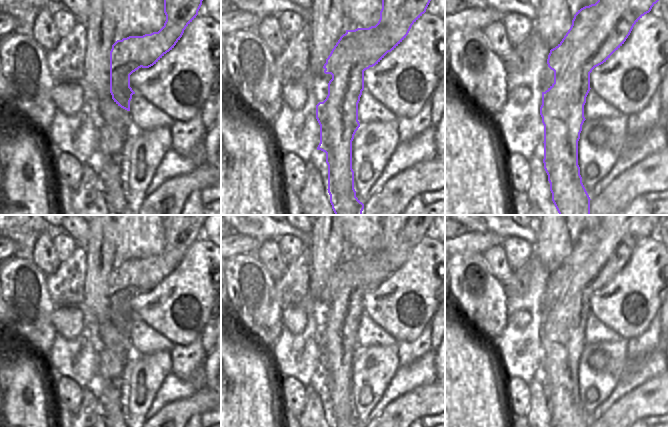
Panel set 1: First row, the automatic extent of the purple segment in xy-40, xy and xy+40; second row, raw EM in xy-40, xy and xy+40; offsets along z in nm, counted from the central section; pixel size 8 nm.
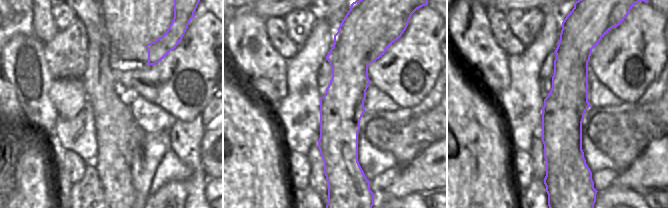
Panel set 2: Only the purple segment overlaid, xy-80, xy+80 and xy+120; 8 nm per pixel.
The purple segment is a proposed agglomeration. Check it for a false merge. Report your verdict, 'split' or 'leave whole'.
split

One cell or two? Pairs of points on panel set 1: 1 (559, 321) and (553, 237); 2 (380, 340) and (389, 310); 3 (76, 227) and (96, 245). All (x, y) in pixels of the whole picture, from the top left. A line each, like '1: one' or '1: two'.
1: one
2: two
3: two

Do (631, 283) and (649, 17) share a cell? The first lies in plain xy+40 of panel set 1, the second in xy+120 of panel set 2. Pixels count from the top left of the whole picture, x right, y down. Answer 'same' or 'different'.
same

